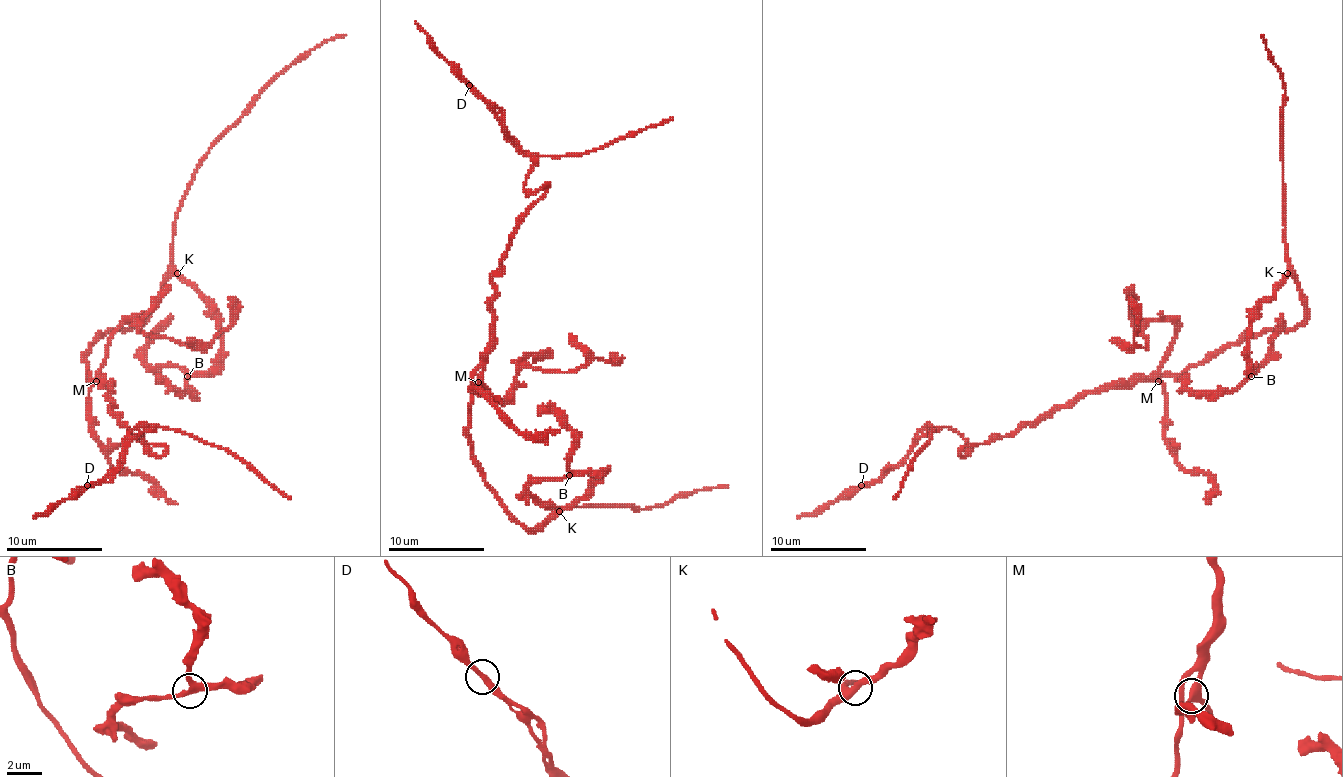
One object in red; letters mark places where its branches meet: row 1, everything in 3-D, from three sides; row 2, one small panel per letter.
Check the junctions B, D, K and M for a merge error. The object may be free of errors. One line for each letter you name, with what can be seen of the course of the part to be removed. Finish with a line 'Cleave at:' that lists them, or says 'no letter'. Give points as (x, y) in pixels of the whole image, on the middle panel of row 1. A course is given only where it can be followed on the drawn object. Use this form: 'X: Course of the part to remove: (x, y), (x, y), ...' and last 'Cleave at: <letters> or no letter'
D: Course of the part to remove: (468, 86), (495, 115), (507, 136), (519, 149), (531, 153), (562, 156), (603, 149), (672, 117)
Cleave at: D

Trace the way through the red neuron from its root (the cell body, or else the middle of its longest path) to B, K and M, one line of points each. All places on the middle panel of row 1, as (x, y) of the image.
B: (471, 401), (468, 442), (475, 463), (485, 485), (521, 523), (538, 528), (569, 509), (603, 473), (569, 475)
K: (471, 401), (468, 442), (485, 485), (528, 528), (538, 528), (559, 511)
M: (471, 401), (471, 389), (478, 382)

